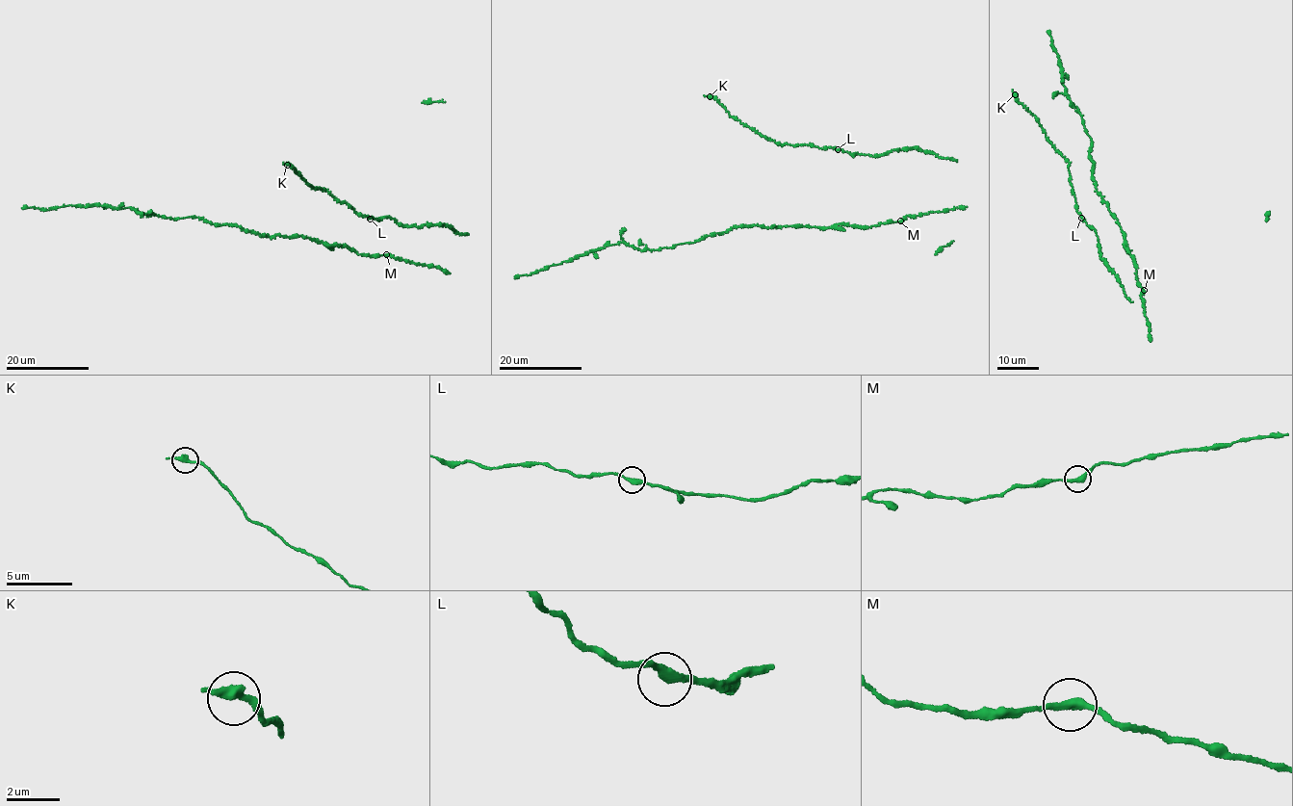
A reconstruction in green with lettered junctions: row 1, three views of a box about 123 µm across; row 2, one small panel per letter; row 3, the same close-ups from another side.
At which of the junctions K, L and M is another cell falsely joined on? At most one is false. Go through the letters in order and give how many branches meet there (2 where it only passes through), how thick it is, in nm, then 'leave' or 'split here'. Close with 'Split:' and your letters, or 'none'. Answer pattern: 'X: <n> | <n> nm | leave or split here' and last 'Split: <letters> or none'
K: 2 | 320 nm | leave
L: 2 | 320 nm | leave
M: 2 | 320 nm | leave
Split: none

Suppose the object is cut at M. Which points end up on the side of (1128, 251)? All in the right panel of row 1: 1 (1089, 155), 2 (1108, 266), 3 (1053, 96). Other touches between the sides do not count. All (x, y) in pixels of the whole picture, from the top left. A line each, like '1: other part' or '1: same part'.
1: same part
2: other part
3: same part

